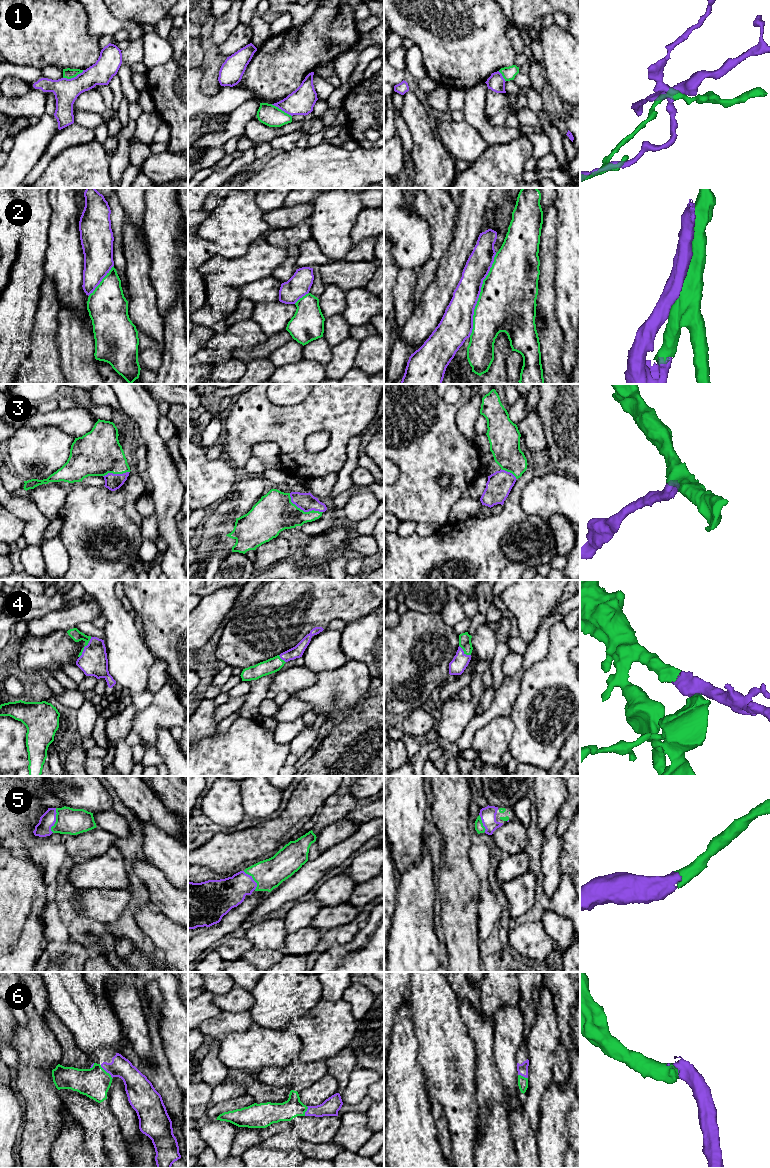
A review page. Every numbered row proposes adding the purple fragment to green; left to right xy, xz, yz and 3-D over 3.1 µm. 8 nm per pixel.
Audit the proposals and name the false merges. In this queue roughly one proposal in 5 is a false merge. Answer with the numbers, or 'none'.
1

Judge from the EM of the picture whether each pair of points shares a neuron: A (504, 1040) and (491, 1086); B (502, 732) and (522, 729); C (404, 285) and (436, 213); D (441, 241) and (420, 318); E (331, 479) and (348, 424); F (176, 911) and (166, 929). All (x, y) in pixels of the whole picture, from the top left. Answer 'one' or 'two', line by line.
A: two
B: two
C: two
D: two
E: two
F: two

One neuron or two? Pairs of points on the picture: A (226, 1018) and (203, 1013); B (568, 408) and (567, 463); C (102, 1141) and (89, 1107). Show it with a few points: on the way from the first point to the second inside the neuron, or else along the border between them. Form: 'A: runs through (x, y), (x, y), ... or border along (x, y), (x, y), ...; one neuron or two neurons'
A: border along (220, 1010), (215, 1015), (204, 1020), (198, 1027); two neurons
B: runs through (568, 422), (569, 449); one neuron
C: runs through (101, 1133), (98, 1122), (91, 1115); one neuron

